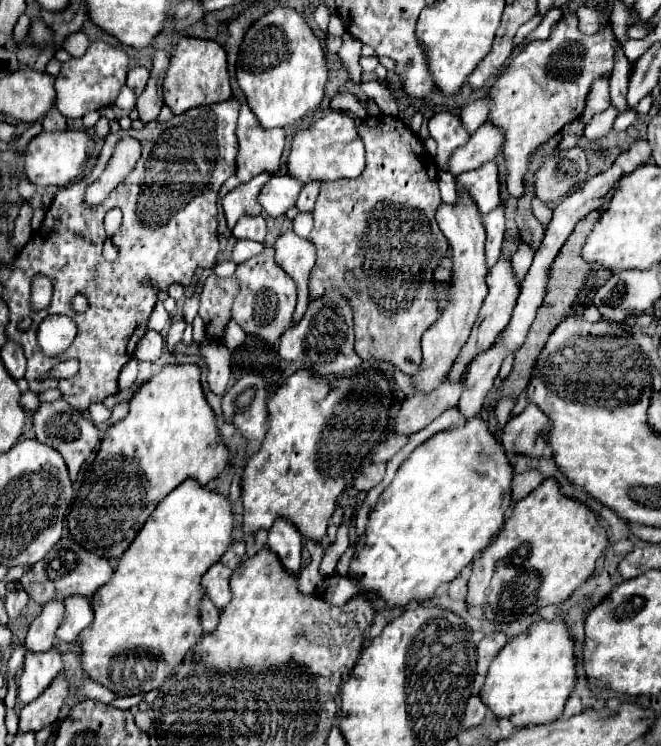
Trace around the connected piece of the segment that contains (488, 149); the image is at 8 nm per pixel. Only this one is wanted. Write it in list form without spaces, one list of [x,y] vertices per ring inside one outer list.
[[[489,122],[481,124],[481,128],[469,138],[469,142],[457,148],[447,162],[447,172],[459,176],[463,172],[475,170],[485,162],[493,160],[501,152],[501,130],[493,130]]]

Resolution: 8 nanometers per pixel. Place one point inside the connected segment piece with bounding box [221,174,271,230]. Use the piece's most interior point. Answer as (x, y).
(242, 201)

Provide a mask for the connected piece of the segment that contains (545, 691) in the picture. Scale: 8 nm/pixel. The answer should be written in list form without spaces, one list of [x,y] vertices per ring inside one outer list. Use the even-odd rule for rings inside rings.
[[[539,620],[527,632],[503,646],[489,666],[485,682],[477,694],[497,720],[507,718],[515,728],[525,728],[557,720],[575,680],[573,640],[569,638],[563,620]]]

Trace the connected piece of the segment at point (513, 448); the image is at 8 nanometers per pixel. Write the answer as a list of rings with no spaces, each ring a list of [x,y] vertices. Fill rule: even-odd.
[[[527,406],[517,418],[511,418],[501,434],[501,444],[507,454],[523,454],[531,458],[549,456],[549,444],[545,442],[545,430],[549,428],[549,418],[537,410],[537,406]]]

